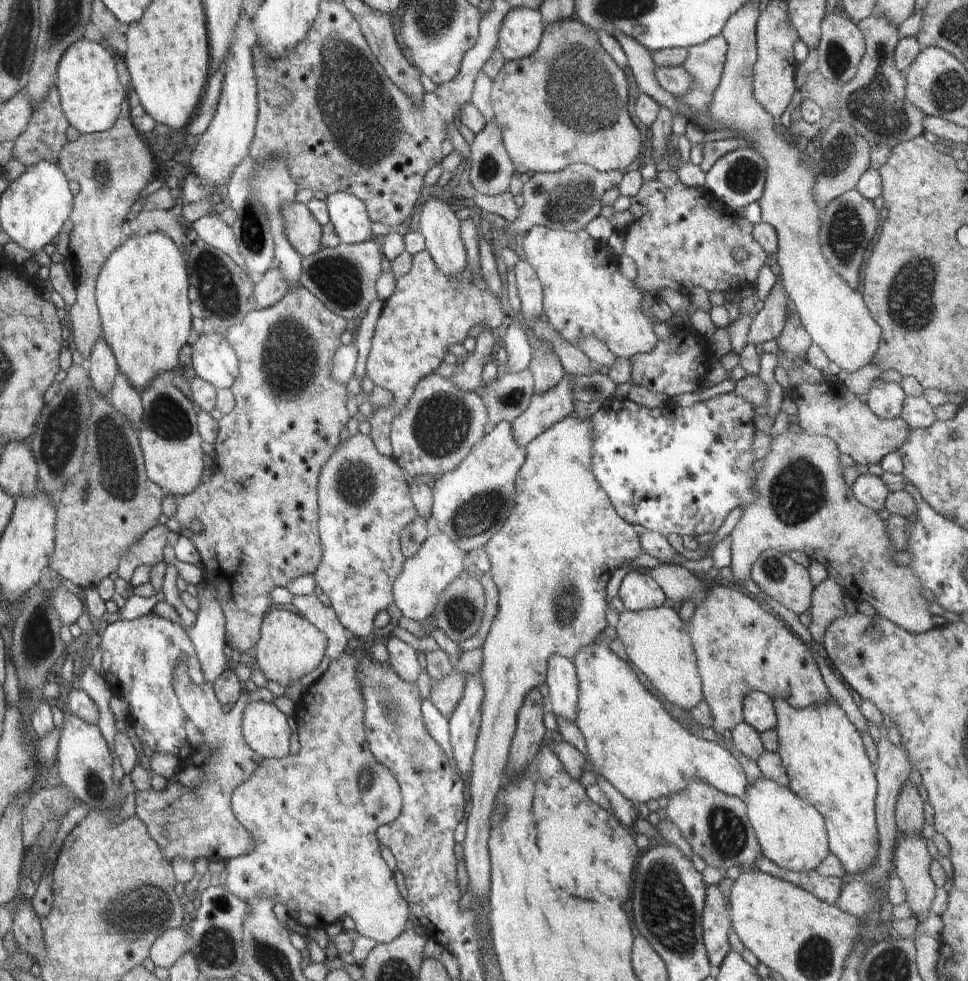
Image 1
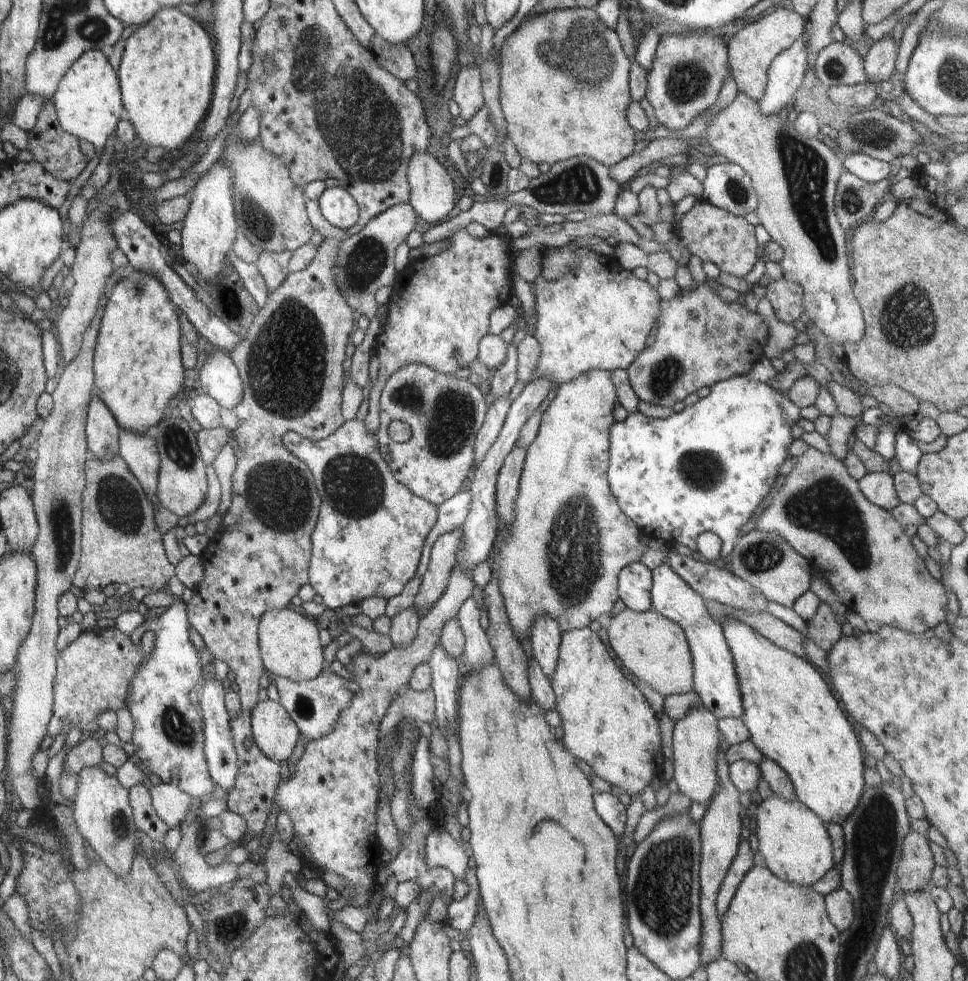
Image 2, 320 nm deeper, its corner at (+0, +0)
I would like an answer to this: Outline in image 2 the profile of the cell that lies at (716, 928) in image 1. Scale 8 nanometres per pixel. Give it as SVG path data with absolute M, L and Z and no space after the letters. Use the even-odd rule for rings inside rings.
M742 839L739 847L721 884L721 889L717 894L717 915L723 919L723 914L729 909L733 896L736 894L744 875L754 866L753 852L749 842Z

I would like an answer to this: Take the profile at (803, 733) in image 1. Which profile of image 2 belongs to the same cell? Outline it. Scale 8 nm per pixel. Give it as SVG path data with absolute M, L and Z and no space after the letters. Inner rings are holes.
M726 617L721 624L725 639L727 640L731 656L734 659L735 673L737 674L738 688L742 697L742 704L744 708L744 714L739 719L746 725L749 730L750 740L756 745L756 748L765 756L766 759L773 760L778 766L784 769L784 772L788 775L788 778L794 785L797 800L805 804L810 810L813 810L818 818L821 818L824 823L838 823L849 817L854 809L857 807L862 793L864 792L865 778L863 775L864 764L864 750L861 747L858 738L856 738L856 732L852 728L852 724L846 718L844 713L844 707L838 700L832 695L828 684L822 678L822 674L816 671L816 668L808 660L800 658L798 655L792 654L787 650L781 649L773 642L770 642L767 638L764 638L758 631L752 630L748 625L740 622L734 617Z

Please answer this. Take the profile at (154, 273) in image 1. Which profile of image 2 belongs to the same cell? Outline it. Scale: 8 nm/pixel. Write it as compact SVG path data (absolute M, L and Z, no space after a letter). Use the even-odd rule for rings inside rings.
M142 271L120 278L109 294L93 356L93 394L104 401L120 429L146 435L150 427L164 418L164 409L169 400L180 392L182 382L186 380L180 357L181 326L176 315L177 309L163 284Z

